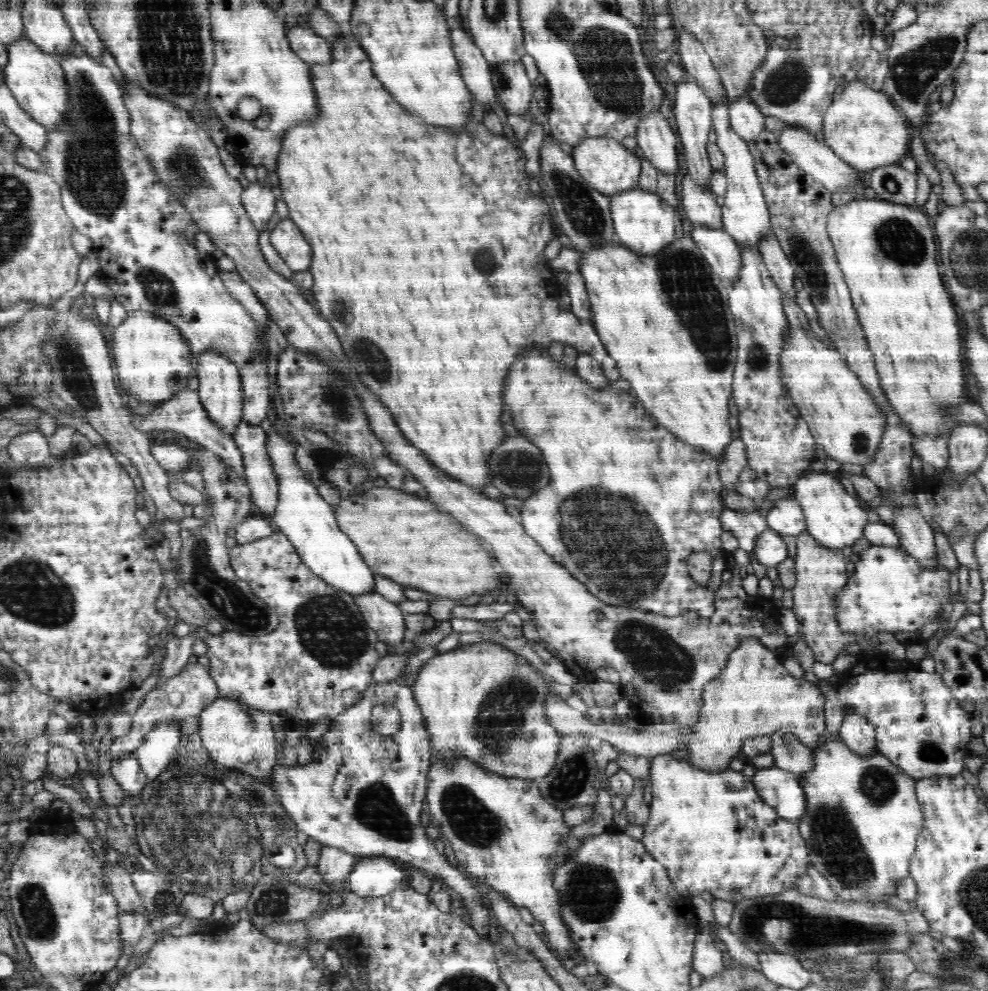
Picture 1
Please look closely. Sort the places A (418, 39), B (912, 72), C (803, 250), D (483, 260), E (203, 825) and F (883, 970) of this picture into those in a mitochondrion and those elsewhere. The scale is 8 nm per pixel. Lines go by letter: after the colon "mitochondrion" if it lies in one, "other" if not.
A: other
B: mitochondrion
C: mitochondrion
D: mitochondrion
E: mitochondrion
F: mitochondrion

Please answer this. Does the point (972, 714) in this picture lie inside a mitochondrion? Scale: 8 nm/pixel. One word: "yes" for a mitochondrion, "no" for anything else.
no

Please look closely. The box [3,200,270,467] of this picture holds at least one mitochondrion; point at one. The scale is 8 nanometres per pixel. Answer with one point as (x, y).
(74, 377)

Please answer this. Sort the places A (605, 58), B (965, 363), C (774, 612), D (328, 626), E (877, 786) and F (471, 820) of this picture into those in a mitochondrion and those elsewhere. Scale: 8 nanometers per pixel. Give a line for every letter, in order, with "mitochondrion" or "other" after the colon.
A: mitochondrion
B: other
C: other
D: mitochondrion
E: mitochondrion
F: mitochondrion

